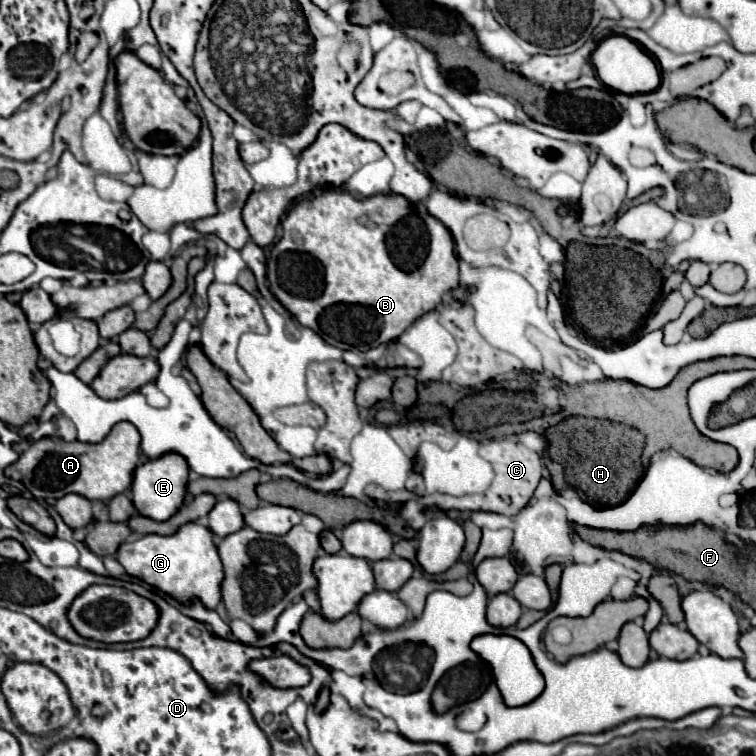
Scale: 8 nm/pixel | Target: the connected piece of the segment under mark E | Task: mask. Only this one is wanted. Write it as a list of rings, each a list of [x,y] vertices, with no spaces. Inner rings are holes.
[[[164,454],[158,460],[148,460],[134,470],[132,480],[132,502],[140,514],[152,518],[156,522],[168,520],[176,510],[182,506],[186,496],[186,482],[188,482],[188,464],[178,454]]]

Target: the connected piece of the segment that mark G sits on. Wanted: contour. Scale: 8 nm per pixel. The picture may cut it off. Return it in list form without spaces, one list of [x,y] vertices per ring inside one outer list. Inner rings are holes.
[[[190,522],[180,526],[178,532],[172,536],[148,534],[134,542],[124,542],[116,552],[116,558],[124,566],[126,574],[144,580],[146,584],[162,590],[178,602],[190,602],[192,598],[200,598],[200,602],[204,602],[208,610],[214,610],[222,600],[220,582],[224,572],[212,538],[214,536],[206,526]]]

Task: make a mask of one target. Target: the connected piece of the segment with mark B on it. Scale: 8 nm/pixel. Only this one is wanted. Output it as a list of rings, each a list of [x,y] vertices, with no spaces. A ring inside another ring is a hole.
[[[338,188],[338,190],[324,190],[320,196],[312,196],[310,204],[294,204],[286,218],[282,220],[282,238],[278,240],[278,244],[272,244],[270,248],[270,258],[268,258],[268,286],[270,286],[270,292],[278,298],[278,302],[306,328],[314,330],[320,338],[324,338],[330,346],[336,346],[336,348],[342,348],[342,350],[348,350],[344,346],[354,346],[362,352],[370,350],[370,348],[376,348],[380,344],[386,344],[390,340],[396,340],[412,322],[416,322],[416,318],[424,316],[426,312],[434,310],[440,300],[442,300],[442,294],[444,292],[452,292],[452,290],[458,290],[460,288],[460,282],[458,282],[458,258],[454,254],[454,240],[452,240],[452,234],[448,232],[448,228],[438,222],[436,218],[430,216],[430,226],[428,222],[424,222],[420,218],[420,214],[416,214],[416,206],[412,206],[404,196],[398,196],[398,194],[390,194],[390,196],[372,196],[372,198],[366,198],[366,200],[356,200],[352,198],[344,188]],[[362,216],[368,216],[370,220],[374,220],[374,228],[368,228],[368,226],[360,226],[358,220]],[[292,232],[298,232],[300,238],[302,238],[302,244],[294,242],[292,238]],[[286,252],[296,252],[300,256],[300,260],[286,260]]]

